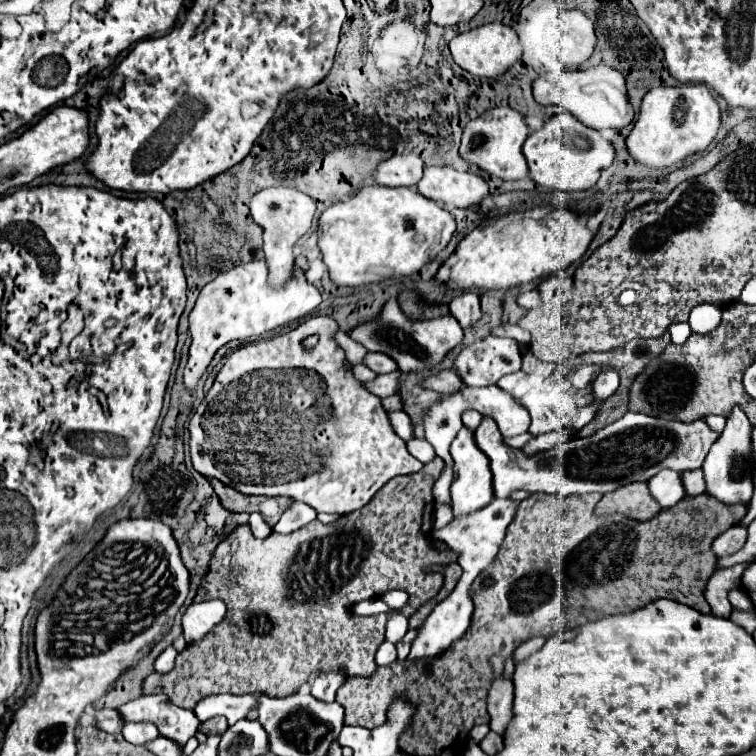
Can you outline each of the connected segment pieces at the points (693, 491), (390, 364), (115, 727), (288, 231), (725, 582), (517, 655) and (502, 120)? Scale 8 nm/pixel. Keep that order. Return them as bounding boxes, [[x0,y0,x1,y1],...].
[[682,469,706,495],[364,353,398,375],[96,709,122,733],[250,187,314,289],[704,565,748,617],[512,637,546,665],[460,107,528,181]]

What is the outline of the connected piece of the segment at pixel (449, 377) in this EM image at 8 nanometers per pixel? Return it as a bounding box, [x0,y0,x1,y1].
[424,371,466,395]

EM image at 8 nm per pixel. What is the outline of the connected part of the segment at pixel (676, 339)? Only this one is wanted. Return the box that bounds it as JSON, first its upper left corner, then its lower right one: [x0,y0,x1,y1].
[670,323,690,345]

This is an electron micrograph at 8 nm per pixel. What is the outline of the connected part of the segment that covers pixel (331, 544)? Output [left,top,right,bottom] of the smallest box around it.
[144,457,456,709]

